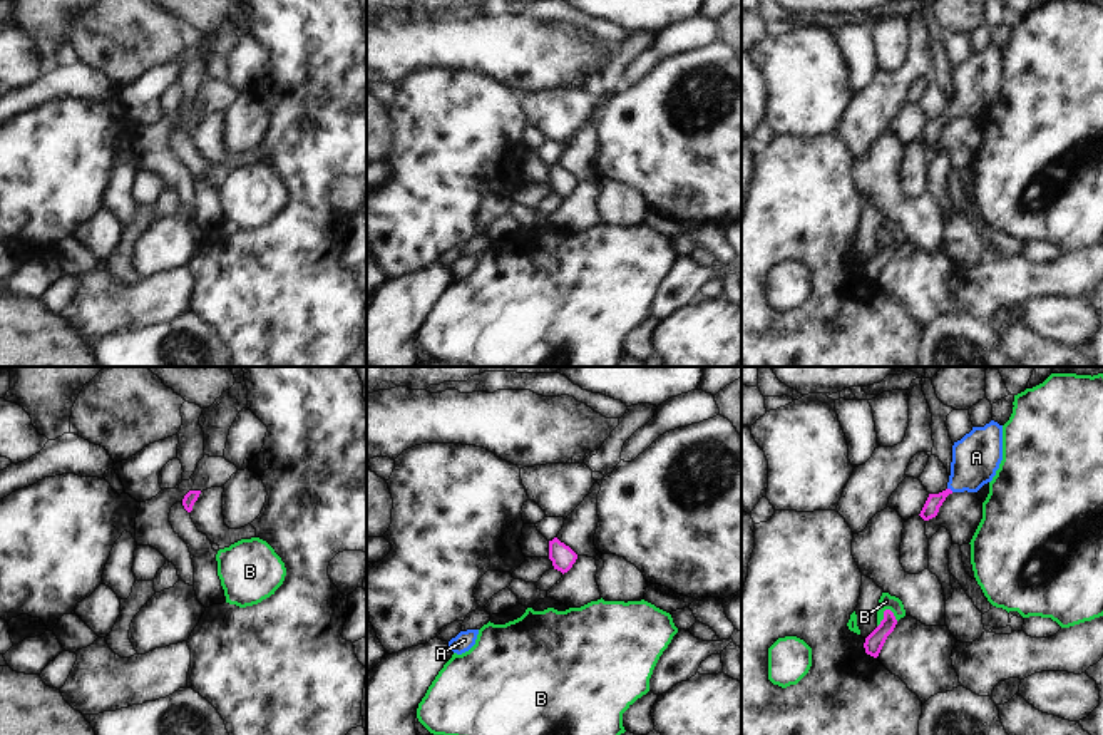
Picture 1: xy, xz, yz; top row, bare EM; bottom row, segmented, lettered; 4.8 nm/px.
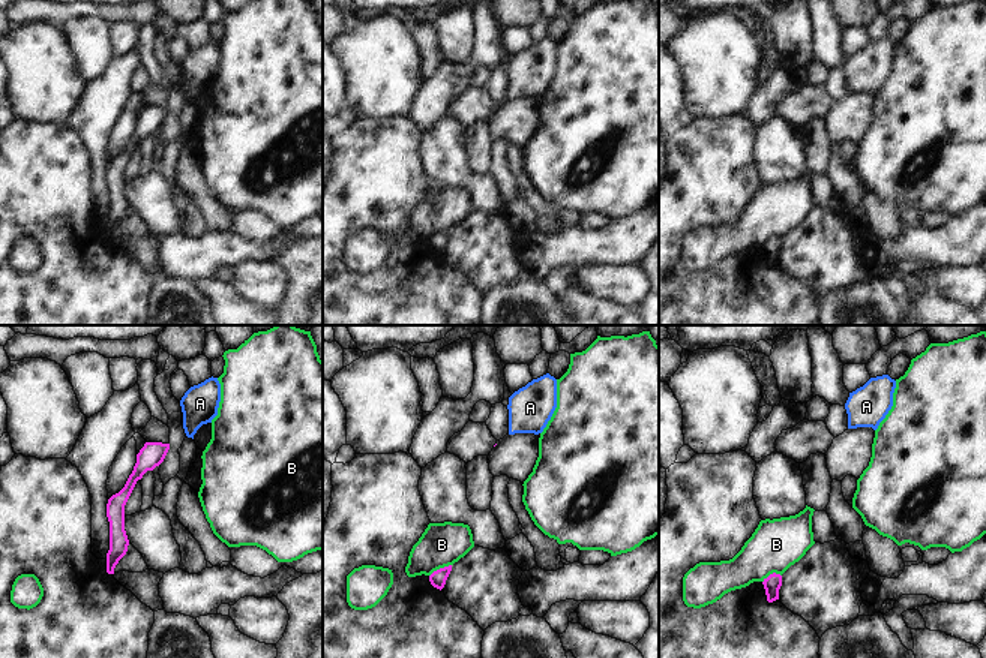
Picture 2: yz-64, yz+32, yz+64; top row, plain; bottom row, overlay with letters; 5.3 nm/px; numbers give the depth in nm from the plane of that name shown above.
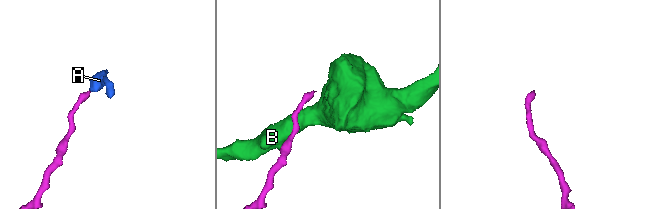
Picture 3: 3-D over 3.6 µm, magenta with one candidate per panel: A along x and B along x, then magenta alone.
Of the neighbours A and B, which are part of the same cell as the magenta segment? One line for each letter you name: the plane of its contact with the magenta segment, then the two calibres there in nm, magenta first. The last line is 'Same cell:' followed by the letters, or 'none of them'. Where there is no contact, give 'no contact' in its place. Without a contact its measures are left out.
A: meets magenta in yz; 80 nm thick on the magenta side, 240 nm on the other
Same cell: A

